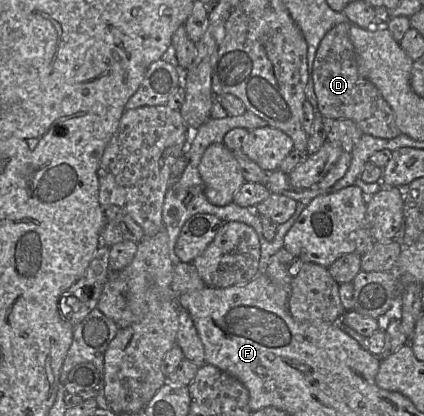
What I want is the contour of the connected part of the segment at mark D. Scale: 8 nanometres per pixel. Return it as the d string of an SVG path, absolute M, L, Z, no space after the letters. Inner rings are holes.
M344 22L330 29L317 49L312 78L317 98L318 112L325 118L350 120L365 135L381 139L393 139L401 132L394 112L380 91L358 72L357 58L350 39L351 22Z

